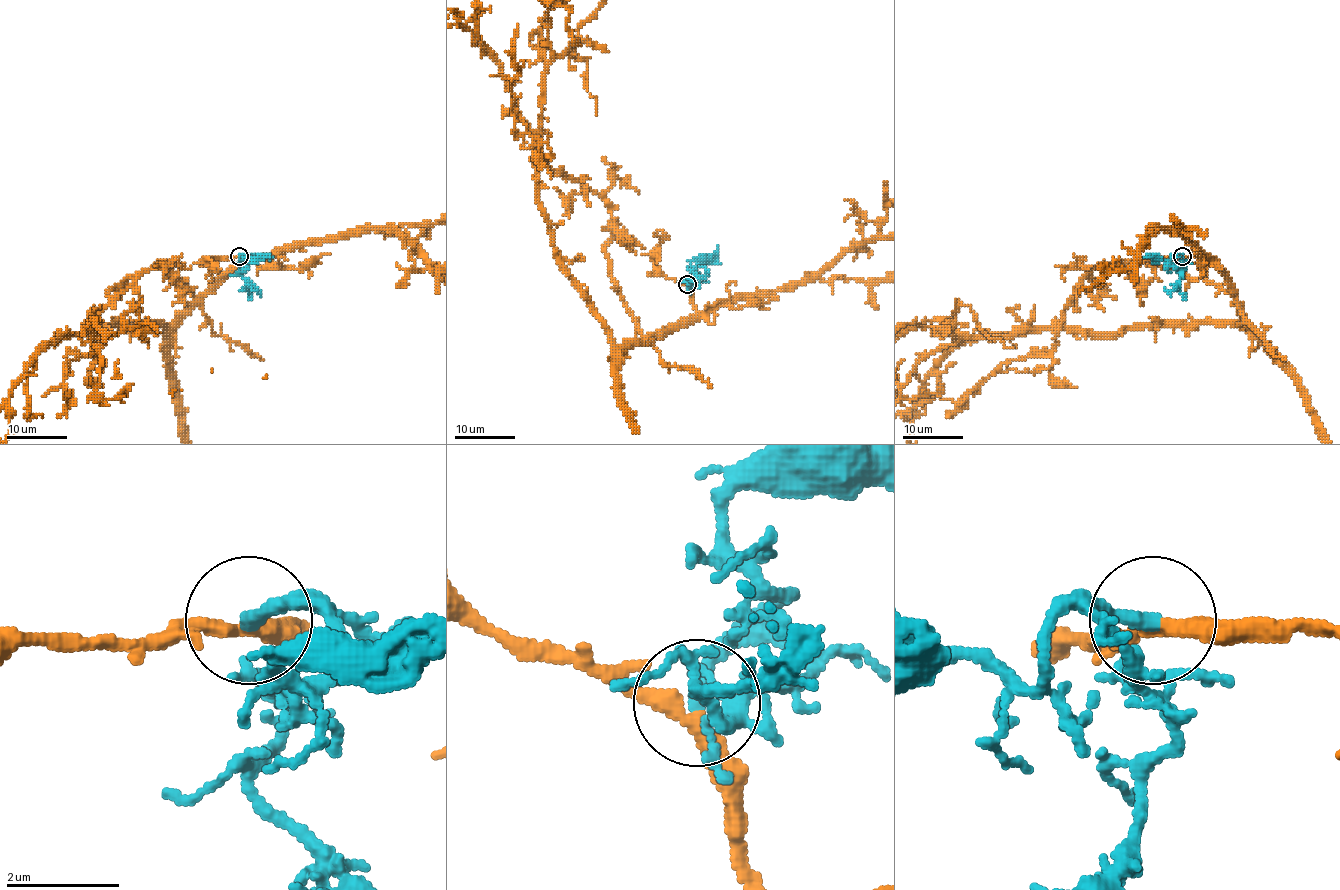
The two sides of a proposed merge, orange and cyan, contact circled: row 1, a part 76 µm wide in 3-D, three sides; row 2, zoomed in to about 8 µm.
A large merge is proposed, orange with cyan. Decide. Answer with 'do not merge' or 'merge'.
merge

